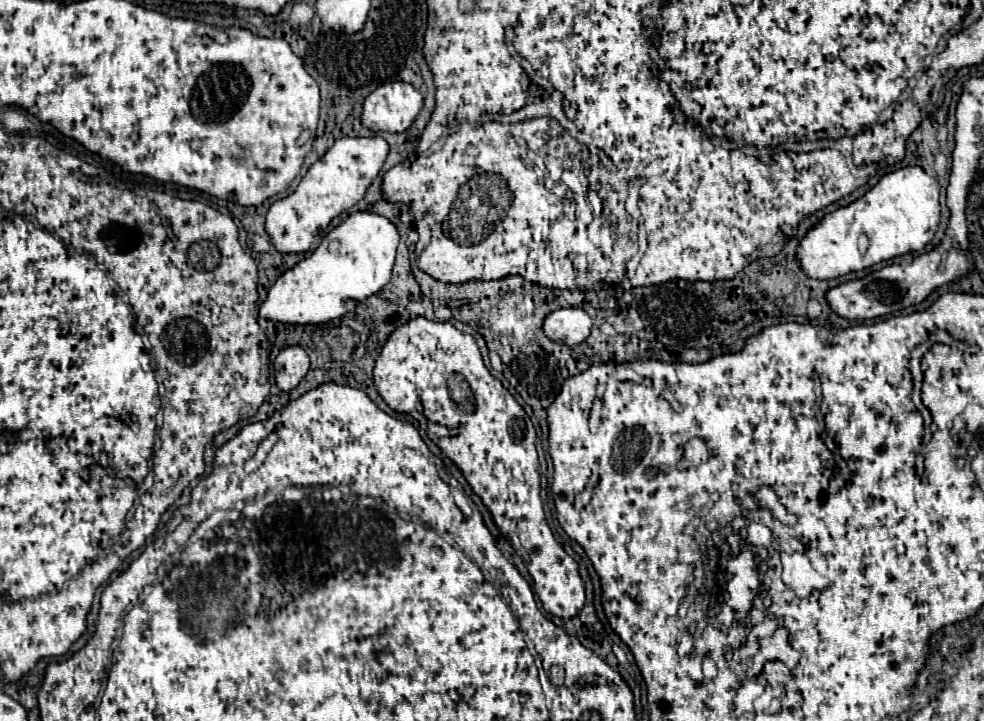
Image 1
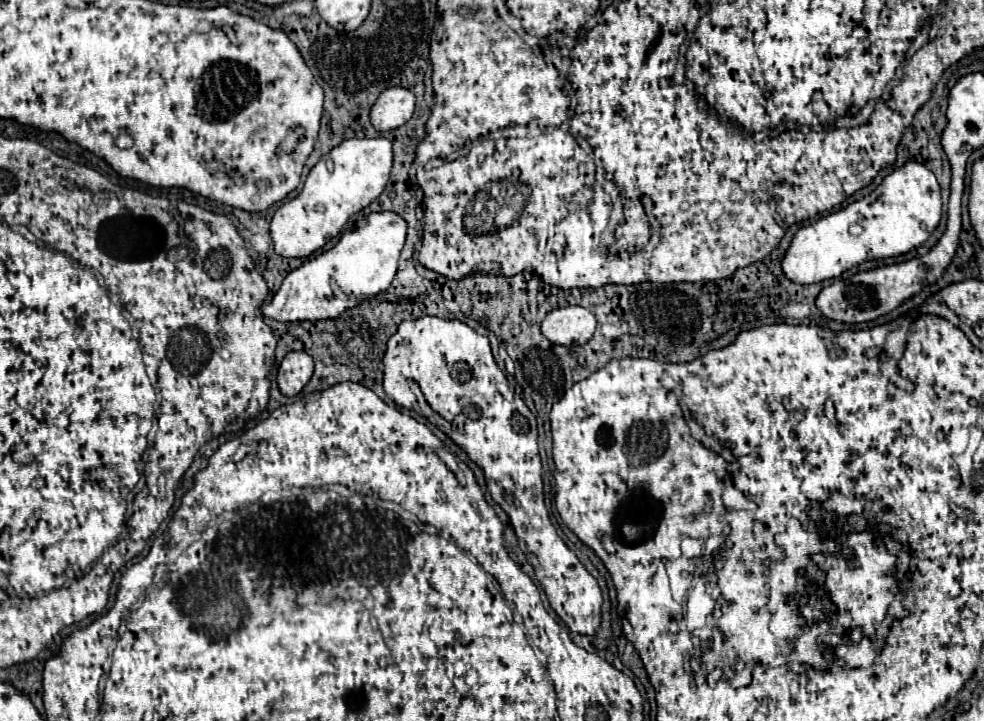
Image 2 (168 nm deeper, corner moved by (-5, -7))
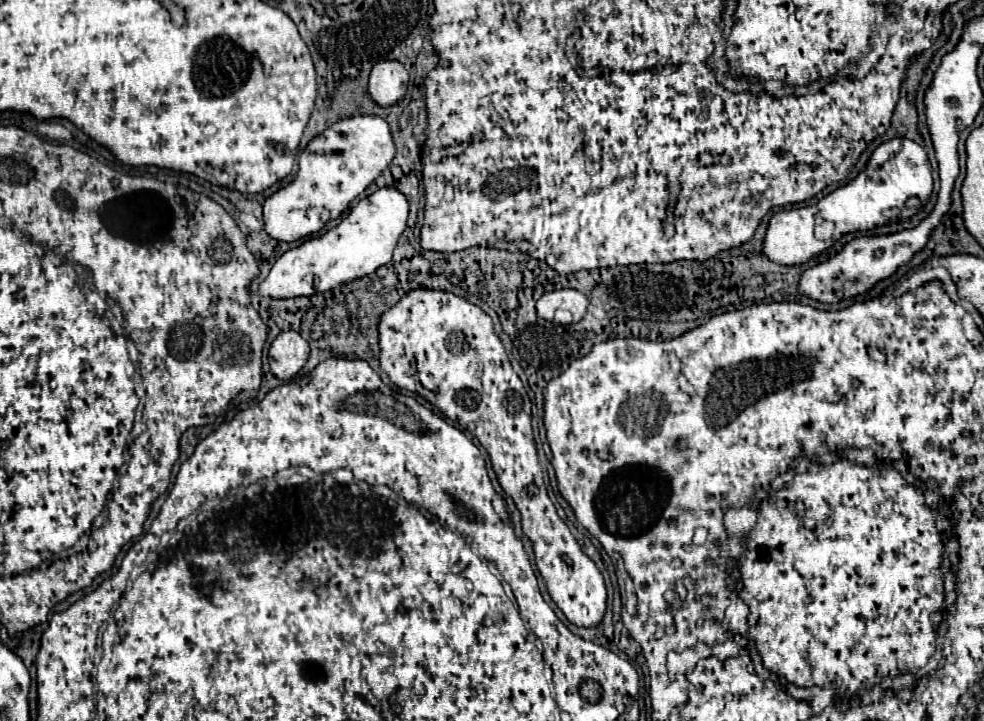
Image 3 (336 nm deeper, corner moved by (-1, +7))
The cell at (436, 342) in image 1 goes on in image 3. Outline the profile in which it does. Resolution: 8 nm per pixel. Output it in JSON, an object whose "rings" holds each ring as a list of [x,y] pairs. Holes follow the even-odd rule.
{"rings":[[[416,288],[416,290],[410,290],[398,304],[394,304],[388,312],[382,314],[378,332],[380,332],[380,366],[390,376],[390,380],[398,388],[418,392],[420,396],[426,394],[426,398],[436,408],[440,408],[450,420],[458,422],[464,430],[472,432],[480,440],[480,444],[488,450],[492,468],[498,476],[502,490],[508,496],[512,496],[512,500],[516,502],[522,514],[524,534],[532,540],[536,566],[556,606],[576,626],[584,626],[584,628],[598,626],[604,618],[606,600],[608,600],[604,576],[598,570],[598,566],[582,552],[580,544],[576,542],[576,538],[572,536],[564,520],[558,516],[554,504],[550,502],[546,494],[546,484],[542,478],[542,468],[538,462],[536,444],[532,436],[532,424],[530,424],[532,404],[522,380],[512,370],[504,344],[496,336],[490,316],[480,306],[468,302],[462,296],[456,296],[454,292]]]}

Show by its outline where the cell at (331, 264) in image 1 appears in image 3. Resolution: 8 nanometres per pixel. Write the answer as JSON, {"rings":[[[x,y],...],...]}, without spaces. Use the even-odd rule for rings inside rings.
{"rings":[[[392,186],[376,190],[368,198],[360,200],[338,226],[284,252],[274,262],[266,280],[260,282],[260,294],[270,298],[312,296],[316,292],[326,292],[344,282],[376,272],[376,268],[392,260],[392,252],[406,228],[406,220],[406,196]]]}

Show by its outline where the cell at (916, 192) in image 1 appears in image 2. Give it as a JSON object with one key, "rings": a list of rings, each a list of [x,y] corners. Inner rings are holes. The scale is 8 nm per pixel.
{"rings":[[[908,162],[888,174],[870,196],[802,226],[782,260],[782,270],[786,278],[796,284],[840,278],[846,270],[862,262],[894,258],[922,246],[936,230],[940,216],[942,196],[936,176],[924,164]]]}

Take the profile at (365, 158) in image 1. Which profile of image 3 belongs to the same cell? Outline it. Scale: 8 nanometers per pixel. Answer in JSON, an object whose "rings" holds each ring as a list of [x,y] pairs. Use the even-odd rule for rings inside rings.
{"rings":[[[352,116],[338,120],[308,142],[298,158],[300,168],[296,178],[266,198],[264,230],[280,242],[294,242],[308,234],[316,234],[324,226],[322,212],[328,210],[330,220],[338,218],[350,202],[380,176],[380,172],[392,162],[394,154],[396,146],[384,118]]]}

